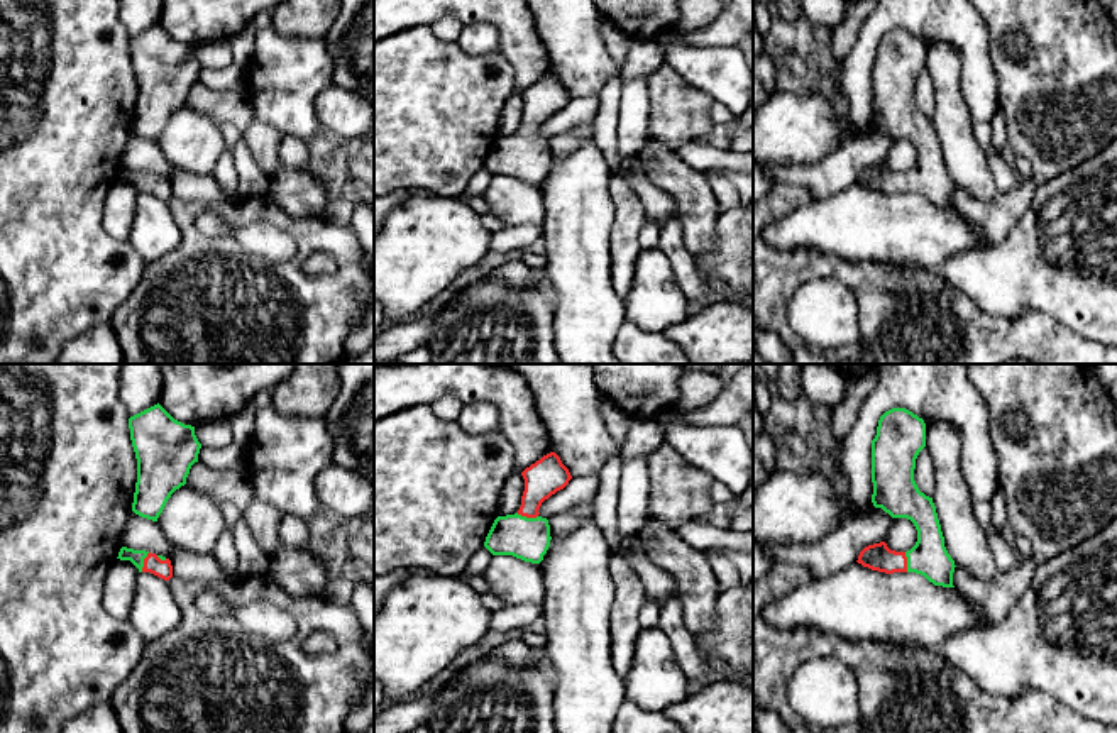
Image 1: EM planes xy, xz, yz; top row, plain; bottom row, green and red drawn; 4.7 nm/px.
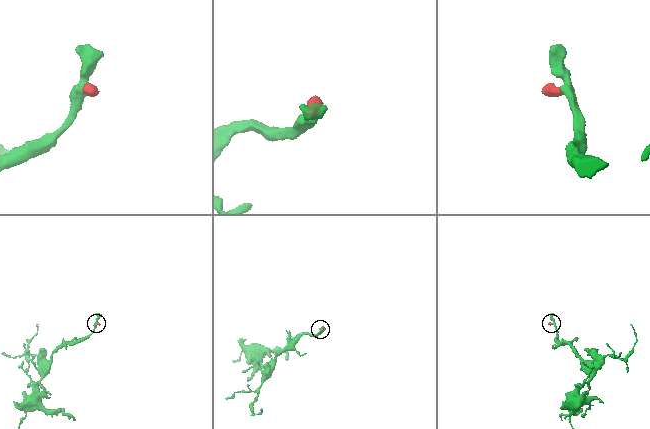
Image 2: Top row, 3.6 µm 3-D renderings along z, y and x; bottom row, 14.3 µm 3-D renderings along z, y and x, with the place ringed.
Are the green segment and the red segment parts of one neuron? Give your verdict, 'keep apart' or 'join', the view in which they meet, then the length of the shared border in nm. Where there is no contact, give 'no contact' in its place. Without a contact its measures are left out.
join | xz | 110 nm

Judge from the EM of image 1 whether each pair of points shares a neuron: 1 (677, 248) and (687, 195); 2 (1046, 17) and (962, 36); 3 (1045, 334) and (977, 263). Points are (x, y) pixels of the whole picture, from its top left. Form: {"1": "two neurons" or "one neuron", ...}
{"1": "two neurons", "2": "two neurons", "3": "two neurons"}

